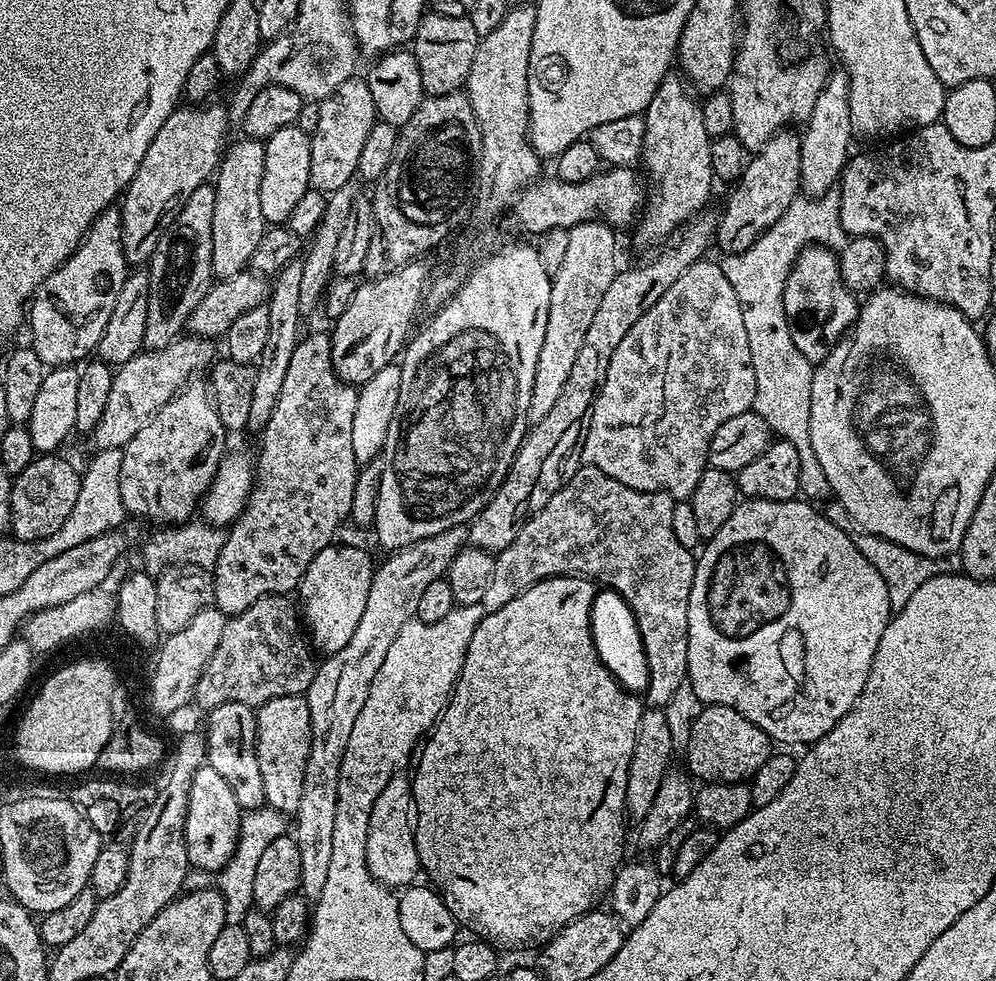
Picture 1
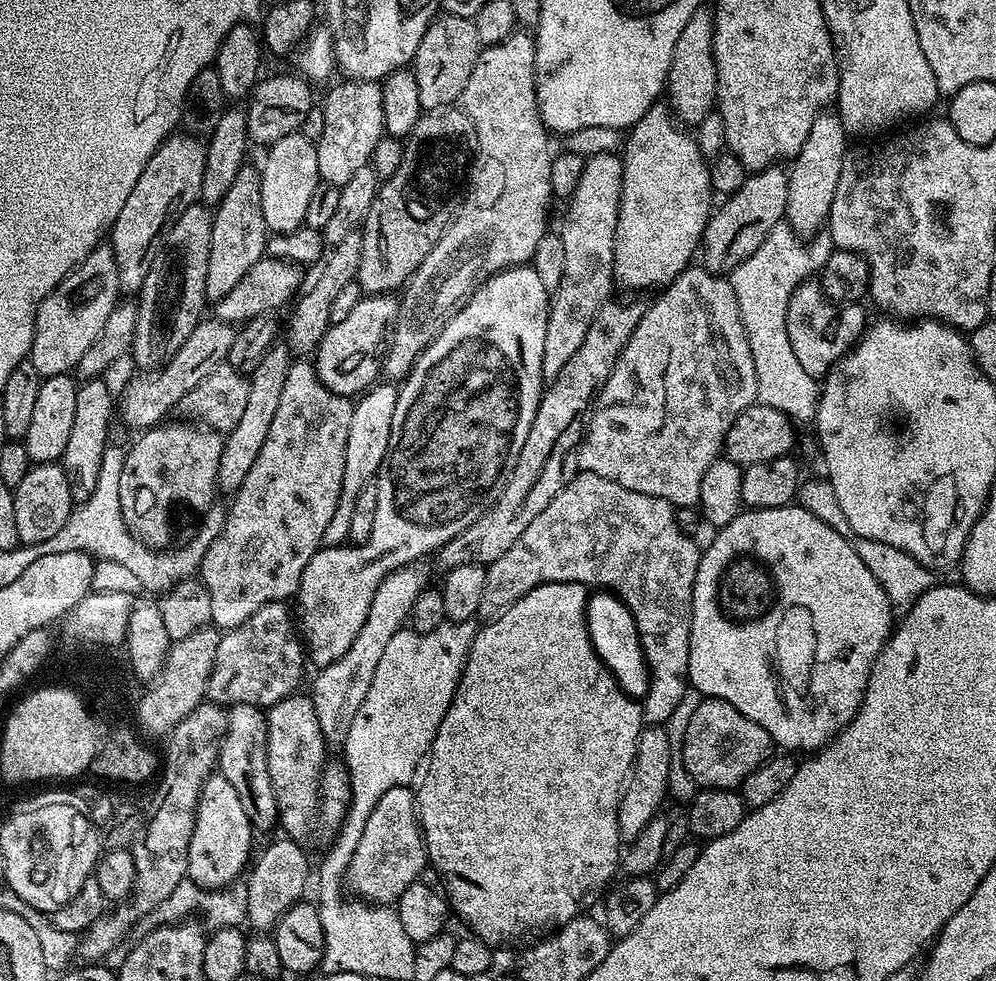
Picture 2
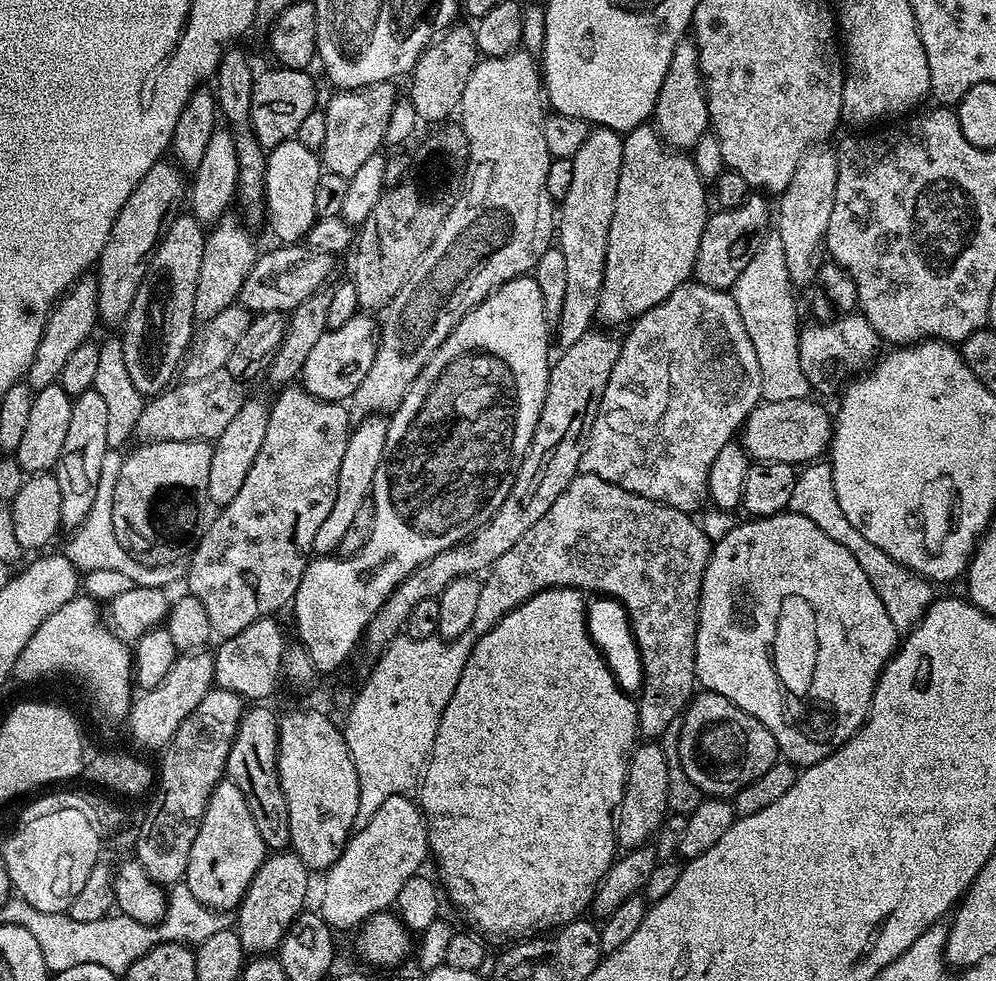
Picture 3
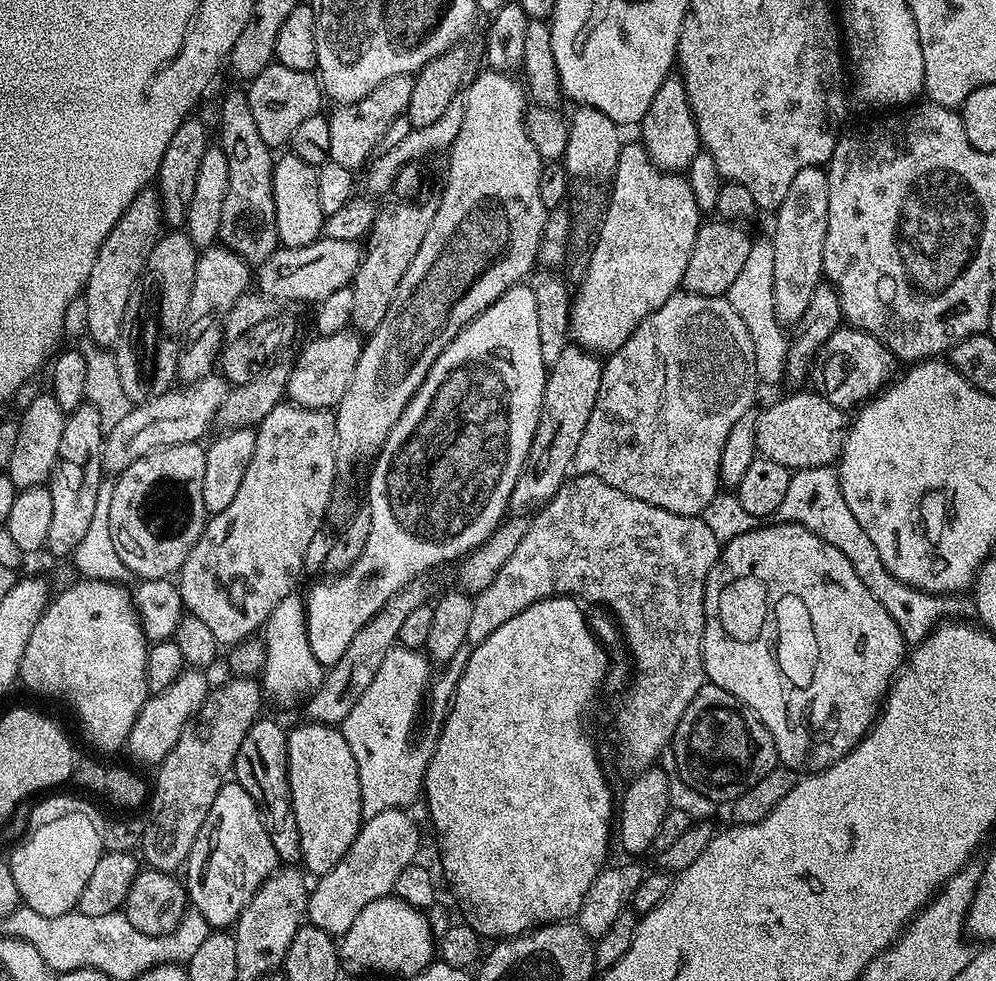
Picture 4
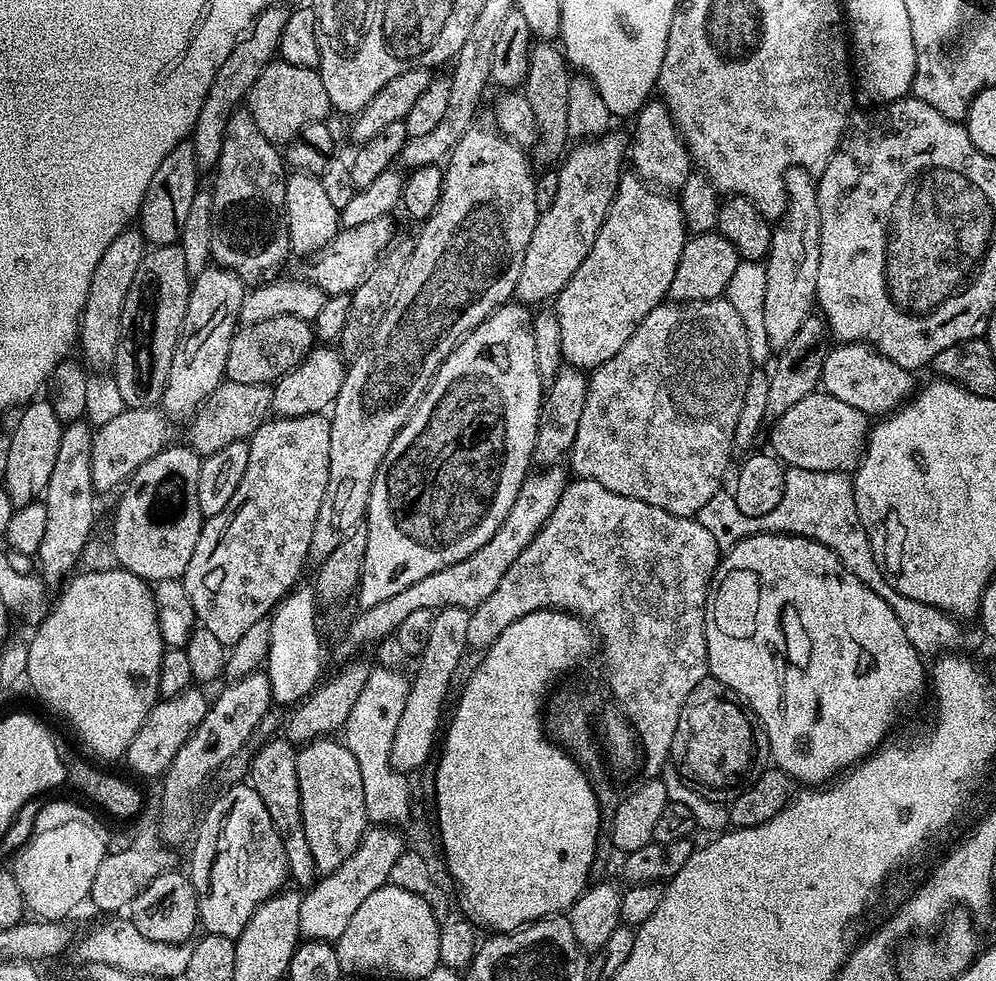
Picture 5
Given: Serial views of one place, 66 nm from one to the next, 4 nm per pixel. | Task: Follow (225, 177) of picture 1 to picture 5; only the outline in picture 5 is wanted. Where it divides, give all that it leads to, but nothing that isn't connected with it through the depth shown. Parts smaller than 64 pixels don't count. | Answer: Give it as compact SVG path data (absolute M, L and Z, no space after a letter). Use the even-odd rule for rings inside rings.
M209 266L192 280L192 297L184 315L184 333L176 346L174 362L170 362L170 378L166 380L162 401L162 411L169 421L189 421L205 398L224 383L226 358L230 355L230 342L240 324L245 291L244 281L229 268Z

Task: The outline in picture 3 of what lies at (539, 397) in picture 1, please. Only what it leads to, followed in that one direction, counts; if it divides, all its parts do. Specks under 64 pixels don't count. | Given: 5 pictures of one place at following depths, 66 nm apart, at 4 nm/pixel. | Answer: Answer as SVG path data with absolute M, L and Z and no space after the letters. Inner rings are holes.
M593 127L578 152L572 157L574 175L570 178L570 191L566 198L558 204L558 247L562 250L562 258L566 258L566 298L562 298L562 314L554 326L554 336L560 339L561 349L574 346L582 334L593 327L598 306L598 298L602 290L602 278L606 268L606 238L610 234L610 218L614 218L614 198L618 195L618 174L622 174L621 133L612 128Z

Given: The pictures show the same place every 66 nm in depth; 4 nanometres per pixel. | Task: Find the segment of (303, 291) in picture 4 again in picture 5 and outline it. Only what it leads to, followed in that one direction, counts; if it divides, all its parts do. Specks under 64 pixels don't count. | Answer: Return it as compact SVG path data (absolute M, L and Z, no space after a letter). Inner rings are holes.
M388 216L375 218L374 221L362 225L346 228L336 233L336 237L314 256L303 261L303 279L311 284L317 284L325 297L351 294L368 276L368 272L375 266L382 253L393 243L392 224Z

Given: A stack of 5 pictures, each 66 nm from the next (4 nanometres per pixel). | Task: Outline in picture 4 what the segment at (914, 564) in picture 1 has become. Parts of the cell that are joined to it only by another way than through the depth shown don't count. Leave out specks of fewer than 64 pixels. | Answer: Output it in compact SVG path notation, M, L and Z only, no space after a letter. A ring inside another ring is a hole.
M835 467L795 469L790 486L786 489L786 498L782 498L778 516L783 523L806 526L806 530L818 534L818 538L830 542L830 546L842 550L842 554L850 558L854 574L858 574L866 590L870 590L870 594L874 594L874 598L886 606L886 614L894 618L905 645L921 644L945 618L968 618L973 615L974 604L971 599L960 594L921 592L911 584L903 584L894 578L894 574L890 574L890 570L886 570L886 566L882 566L882 558L878 558L874 542L870 542L866 530L858 526L858 518L854 518L850 506L846 506L846 498L842 498L840 474Z

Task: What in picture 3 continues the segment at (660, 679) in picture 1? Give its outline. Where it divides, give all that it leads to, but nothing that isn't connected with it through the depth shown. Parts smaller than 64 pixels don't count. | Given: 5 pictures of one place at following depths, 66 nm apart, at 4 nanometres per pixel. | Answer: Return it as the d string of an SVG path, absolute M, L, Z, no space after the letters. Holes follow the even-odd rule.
M577 474L570 482L570 486L566 486L566 490L562 490L562 494L558 494L558 498L554 498L554 506L550 506L550 510L546 510L546 514L542 514L542 518L538 518L538 522L534 522L534 526L530 526L530 530L526 530L526 534L522 534L522 538L518 538L518 542L514 542L514 546L510 546L510 550L506 550L506 554L502 554L502 558L498 558L498 562L494 562L488 569L480 585L478 611L474 614L471 631L476 634L489 632L499 620L506 618L506 614L514 611L519 604L526 603L532 596L536 596L548 588L574 588L584 594L592 592L590 594L612 597L625 608L625 612L629 616L633 638L637 642L641 664L644 667L643 687L638 696L639 735L644 738L660 738L660 735L672 723L673 727L681 719L684 709L688 706L688 701L692 699L698 688L696 679L696 627L700 625L702 578L712 553L712 546L713 541L709 540L707 534L700 528L699 523L689 513L665 504L659 504L650 498L642 498L630 490L622 490L622 486L618 486L614 482L606 482L597 476Z

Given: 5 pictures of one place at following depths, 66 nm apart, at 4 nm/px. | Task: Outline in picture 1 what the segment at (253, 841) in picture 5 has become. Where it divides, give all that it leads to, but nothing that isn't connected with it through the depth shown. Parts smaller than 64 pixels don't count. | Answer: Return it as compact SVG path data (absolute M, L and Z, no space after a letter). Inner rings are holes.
M207 762L199 768L190 782L188 809L186 810L186 850L188 862L193 869L215 874L220 871L234 854L240 841L240 817L242 810L234 790L226 783L226 778L214 770Z

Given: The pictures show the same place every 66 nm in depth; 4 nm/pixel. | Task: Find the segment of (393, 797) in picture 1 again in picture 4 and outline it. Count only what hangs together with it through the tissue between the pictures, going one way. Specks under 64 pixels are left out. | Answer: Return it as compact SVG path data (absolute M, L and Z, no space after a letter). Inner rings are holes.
M400 808L384 810L361 823L359 833L342 862L319 877L309 891L307 923L340 938L350 930L356 916L370 902L393 893L402 870L419 857L420 830L409 814L409 811Z

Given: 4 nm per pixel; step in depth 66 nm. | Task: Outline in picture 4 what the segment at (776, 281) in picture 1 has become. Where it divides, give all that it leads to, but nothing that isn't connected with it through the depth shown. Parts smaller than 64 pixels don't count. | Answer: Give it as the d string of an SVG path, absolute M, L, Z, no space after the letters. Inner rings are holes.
M753 239L752 249L746 258L738 278L734 278L734 286L726 293L730 306L734 306L734 314L742 318L746 330L750 330L750 342L754 342L754 358L756 374L761 381L768 384L781 383L784 380L786 354L790 336L785 325L780 323L774 310L774 246L771 239Z

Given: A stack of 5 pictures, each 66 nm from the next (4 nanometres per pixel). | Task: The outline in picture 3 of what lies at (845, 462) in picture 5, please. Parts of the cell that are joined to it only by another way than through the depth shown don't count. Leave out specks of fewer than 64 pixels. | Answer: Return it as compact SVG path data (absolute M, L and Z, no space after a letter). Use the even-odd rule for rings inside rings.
M812 398L774 402L769 400L756 405L756 409L744 419L744 427L738 433L739 443L756 462L782 462L803 466L819 461L829 451L832 442L833 417Z

